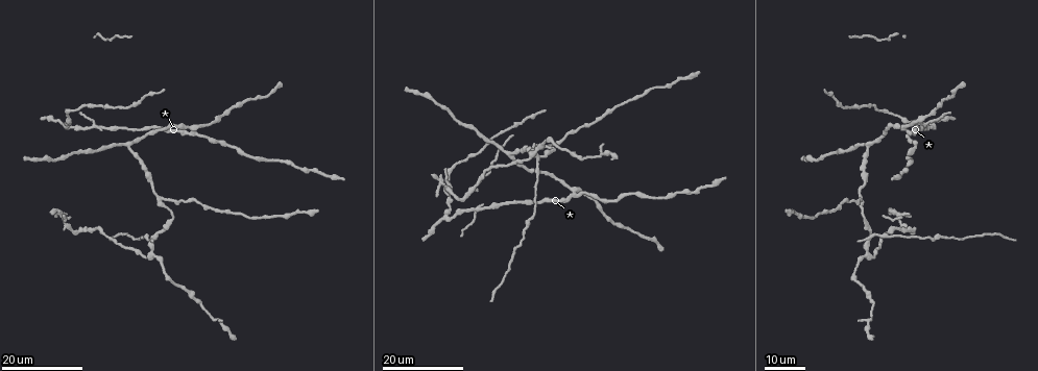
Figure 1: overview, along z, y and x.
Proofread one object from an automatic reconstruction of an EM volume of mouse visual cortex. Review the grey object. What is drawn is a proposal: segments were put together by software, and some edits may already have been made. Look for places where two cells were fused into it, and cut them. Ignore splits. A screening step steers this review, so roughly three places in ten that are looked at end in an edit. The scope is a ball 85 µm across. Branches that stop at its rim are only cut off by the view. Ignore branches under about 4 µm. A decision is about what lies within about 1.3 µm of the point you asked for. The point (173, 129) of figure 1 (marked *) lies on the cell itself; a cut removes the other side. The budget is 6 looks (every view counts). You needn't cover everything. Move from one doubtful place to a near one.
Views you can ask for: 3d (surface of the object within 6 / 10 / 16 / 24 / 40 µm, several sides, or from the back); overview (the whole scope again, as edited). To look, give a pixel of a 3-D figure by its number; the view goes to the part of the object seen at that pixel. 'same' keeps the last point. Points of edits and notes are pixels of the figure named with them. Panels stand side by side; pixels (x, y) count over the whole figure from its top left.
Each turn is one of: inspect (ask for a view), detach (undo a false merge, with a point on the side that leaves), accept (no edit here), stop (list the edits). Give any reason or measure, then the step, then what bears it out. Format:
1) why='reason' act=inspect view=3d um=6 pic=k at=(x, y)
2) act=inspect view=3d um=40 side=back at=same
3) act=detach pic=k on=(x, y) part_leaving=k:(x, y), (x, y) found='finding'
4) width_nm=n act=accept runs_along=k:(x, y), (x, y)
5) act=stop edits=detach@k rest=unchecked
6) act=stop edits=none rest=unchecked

why='looks like a crossing' act=inspect view=3d um=16 pic=1 at=(539, 158)

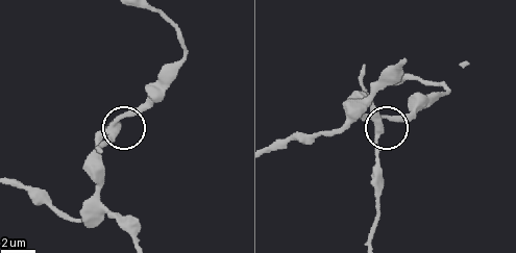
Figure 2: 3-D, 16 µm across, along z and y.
why='zoom in' act=inspect view=3d um=10 pic=2 at=(379, 127)

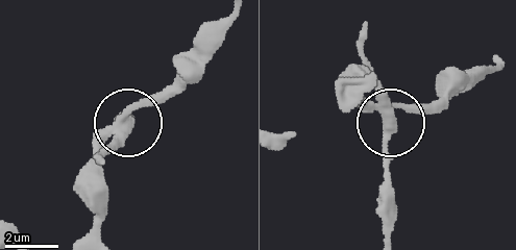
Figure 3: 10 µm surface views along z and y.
side_arm_um=43 act=detach pic=3 on=(386, 146) part_leaving=3:(381, 109), (388, 133), (388, 234) found='a second cell is stuck on'

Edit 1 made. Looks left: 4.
why='redraw' act=inspect view=overview

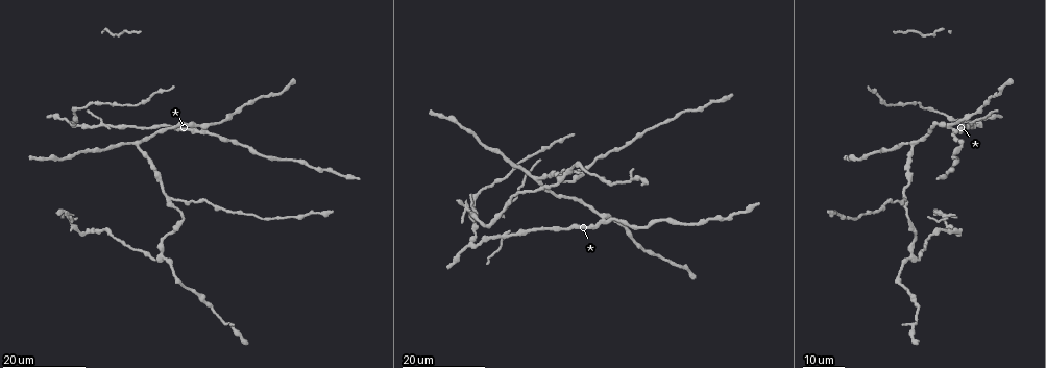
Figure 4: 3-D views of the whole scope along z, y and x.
why='four arms meet' act=inspect view=3d um=24 pic=4 at=(170, 200)

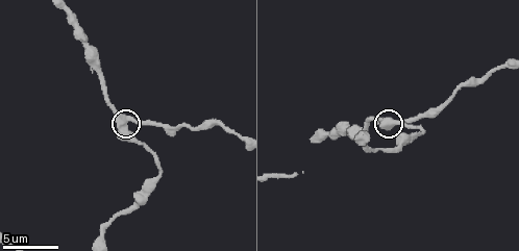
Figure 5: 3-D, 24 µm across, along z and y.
why='zoom in' act=inspect view=3d um=6 pic=5 at=(128, 120)

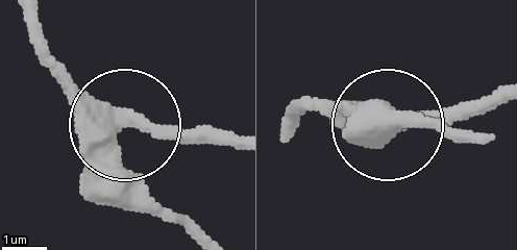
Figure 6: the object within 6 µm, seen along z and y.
act=accept runs_along=6:(25, 10), (44, 55), (122, 119), (230, 133) found='continuous, no second cell'

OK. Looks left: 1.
act=stop edits=detach@3 rest=unchecked

